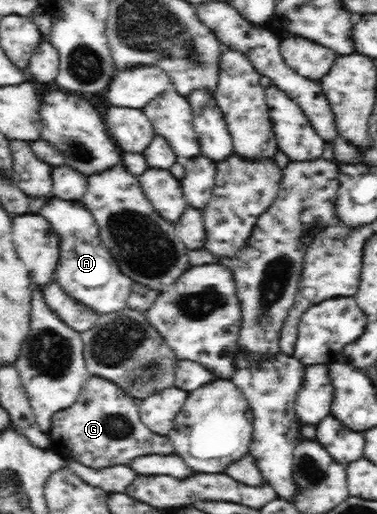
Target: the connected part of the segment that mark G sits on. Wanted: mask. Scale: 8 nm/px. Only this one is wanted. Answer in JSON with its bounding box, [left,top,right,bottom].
[48,376,176,470]

